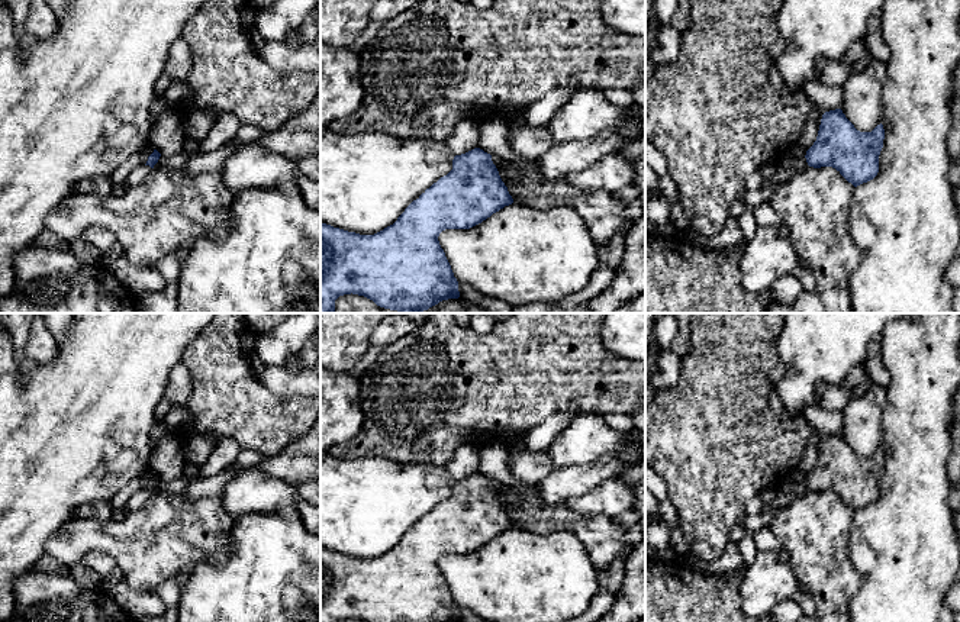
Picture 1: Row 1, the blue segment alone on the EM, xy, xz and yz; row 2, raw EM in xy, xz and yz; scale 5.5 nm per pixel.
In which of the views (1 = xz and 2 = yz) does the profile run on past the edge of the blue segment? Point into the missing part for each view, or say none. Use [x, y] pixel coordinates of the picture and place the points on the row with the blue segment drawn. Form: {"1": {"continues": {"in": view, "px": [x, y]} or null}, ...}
{"1": {"continues": null}, "2": {"continues": null}}

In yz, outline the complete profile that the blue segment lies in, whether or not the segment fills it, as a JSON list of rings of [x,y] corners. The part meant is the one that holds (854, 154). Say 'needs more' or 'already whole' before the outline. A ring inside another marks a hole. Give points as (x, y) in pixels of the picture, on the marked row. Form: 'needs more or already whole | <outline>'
already whole | [[[841,109],[822,115],[816,141],[806,151],[809,167],[832,167],[854,187],[873,180],[879,173],[879,155],[885,129],[860,132]]]

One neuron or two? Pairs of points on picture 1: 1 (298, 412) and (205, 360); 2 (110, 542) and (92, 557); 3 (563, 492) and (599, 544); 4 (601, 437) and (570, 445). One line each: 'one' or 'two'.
1: one
2: two
3: two
4: one

